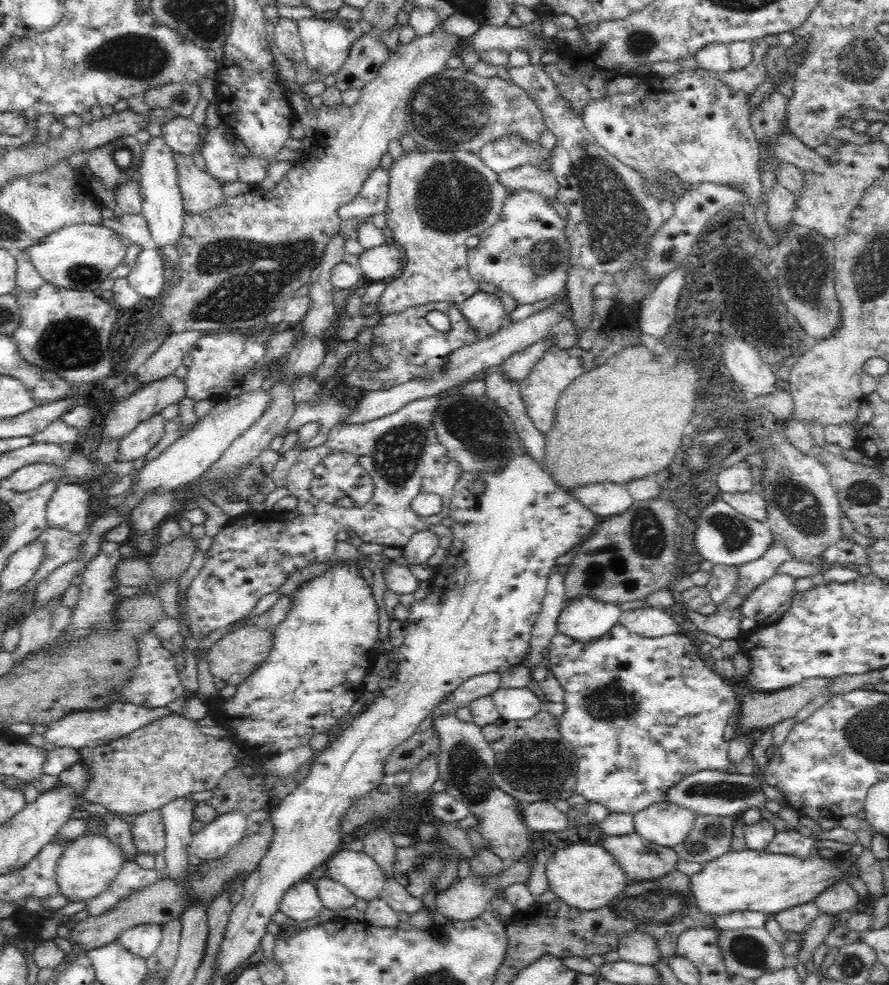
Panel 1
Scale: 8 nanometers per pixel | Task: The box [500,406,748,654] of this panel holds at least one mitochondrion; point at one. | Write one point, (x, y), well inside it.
(607, 562)

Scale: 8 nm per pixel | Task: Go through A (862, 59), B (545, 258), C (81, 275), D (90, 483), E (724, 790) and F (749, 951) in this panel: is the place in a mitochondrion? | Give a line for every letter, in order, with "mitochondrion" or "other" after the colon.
A: mitochondrion
B: mitochondrion
C: mitochondrion
D: other
E: mitochondrion
F: mitochondrion

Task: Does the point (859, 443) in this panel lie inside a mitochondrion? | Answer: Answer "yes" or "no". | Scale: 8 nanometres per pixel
no

